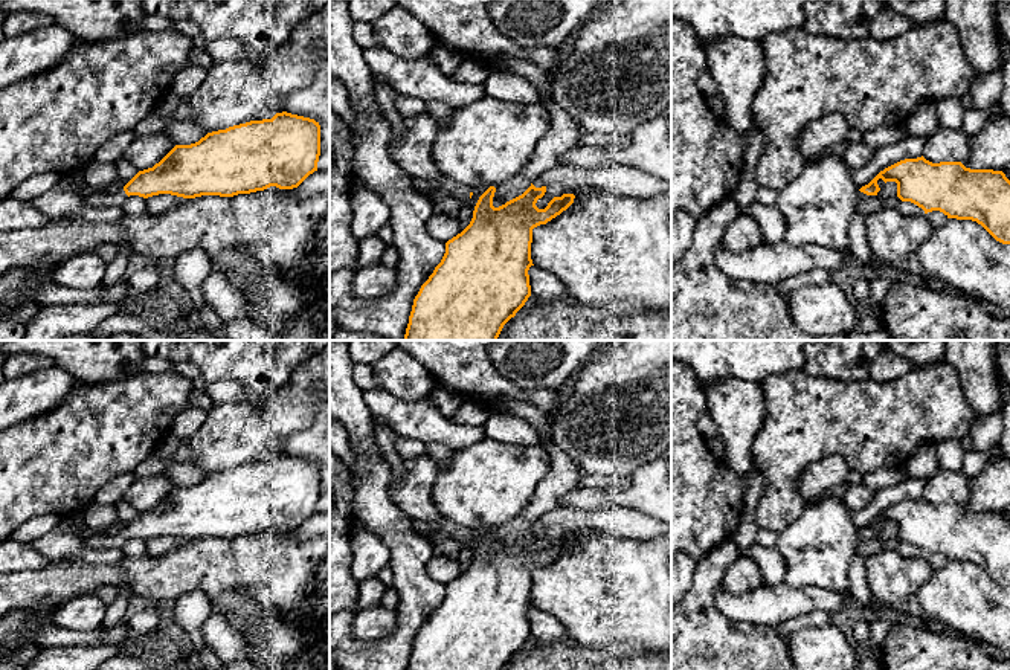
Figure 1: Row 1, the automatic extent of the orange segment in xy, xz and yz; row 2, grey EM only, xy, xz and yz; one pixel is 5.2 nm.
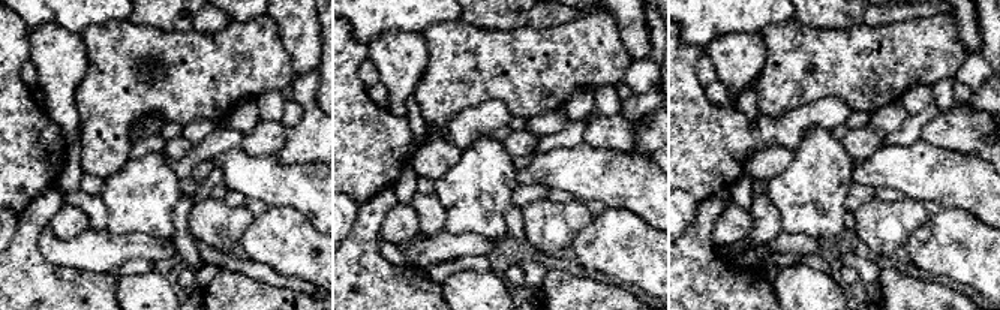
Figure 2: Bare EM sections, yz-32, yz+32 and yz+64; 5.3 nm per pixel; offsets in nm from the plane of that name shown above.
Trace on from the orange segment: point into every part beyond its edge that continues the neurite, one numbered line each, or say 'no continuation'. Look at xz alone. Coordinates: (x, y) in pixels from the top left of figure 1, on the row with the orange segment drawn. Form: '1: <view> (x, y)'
1: xz (449, 196)

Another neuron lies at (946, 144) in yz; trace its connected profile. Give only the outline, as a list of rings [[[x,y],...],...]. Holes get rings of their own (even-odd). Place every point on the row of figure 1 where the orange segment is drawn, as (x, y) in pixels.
[[[943,128],[926,139],[923,157],[932,163],[964,162],[970,156],[970,137],[963,128]]]

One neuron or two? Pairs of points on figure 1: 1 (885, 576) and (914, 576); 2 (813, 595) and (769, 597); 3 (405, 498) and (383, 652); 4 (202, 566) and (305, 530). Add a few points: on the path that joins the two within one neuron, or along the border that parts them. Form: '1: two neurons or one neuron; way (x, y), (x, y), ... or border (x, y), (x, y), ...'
1: one neuron; way (893, 576), (907, 576)
2: one neuron; way (803, 597), (780, 597)
3: two neurons; border (388, 492), (389, 498), (409, 518)
4: two neurons; border (270, 528), (293, 541), (313, 537)

